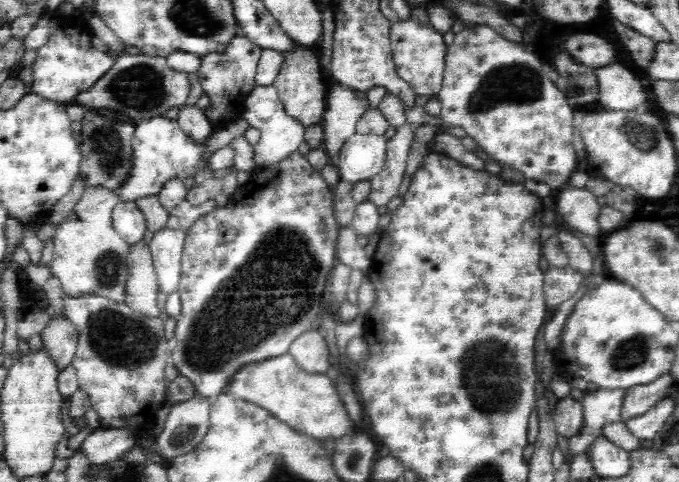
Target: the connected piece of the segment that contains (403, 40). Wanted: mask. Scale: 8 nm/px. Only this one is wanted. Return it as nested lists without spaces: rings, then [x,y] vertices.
[[[412,5],[408,18],[401,19],[400,22],[394,22],[391,25],[389,39],[396,72],[412,87],[416,96],[431,97],[438,95],[441,89],[447,53],[442,35],[432,26],[431,19],[427,15],[426,5],[423,7]]]

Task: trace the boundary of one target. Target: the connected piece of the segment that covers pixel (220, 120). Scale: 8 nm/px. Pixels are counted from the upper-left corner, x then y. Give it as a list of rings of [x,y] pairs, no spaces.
[[[238,35],[227,42],[224,53],[210,53],[202,57],[202,64],[200,64],[197,74],[203,94],[211,99],[210,106],[204,110],[211,126],[211,136],[214,136],[222,125],[231,120],[229,118],[231,115],[237,118],[243,112],[246,96],[257,85],[254,78],[256,78],[257,65],[263,53],[262,50],[263,47],[250,42],[248,37]]]

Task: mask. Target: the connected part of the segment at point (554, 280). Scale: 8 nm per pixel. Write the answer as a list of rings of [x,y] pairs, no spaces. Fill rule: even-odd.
[[[570,266],[567,268],[550,267],[543,278],[545,303],[548,310],[554,311],[564,300],[574,296],[584,283],[586,275]]]

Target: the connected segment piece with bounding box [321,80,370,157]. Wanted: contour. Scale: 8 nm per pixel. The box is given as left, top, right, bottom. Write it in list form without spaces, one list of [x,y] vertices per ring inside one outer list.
[[[337,80],[327,90],[321,125],[324,129],[322,147],[330,157],[339,153],[347,138],[356,135],[359,116],[370,108],[367,99],[358,99],[356,92],[355,88],[342,85]]]

